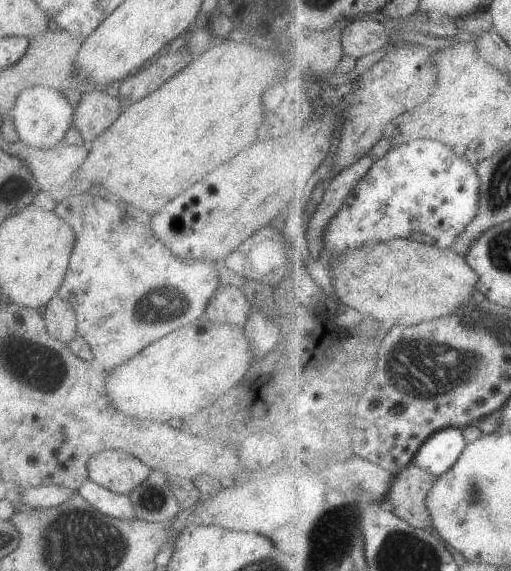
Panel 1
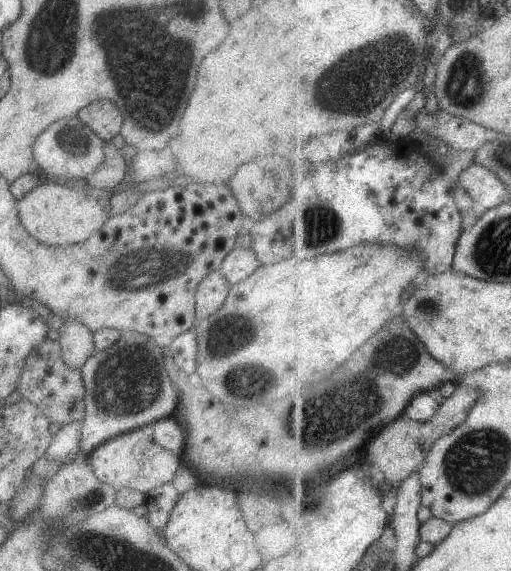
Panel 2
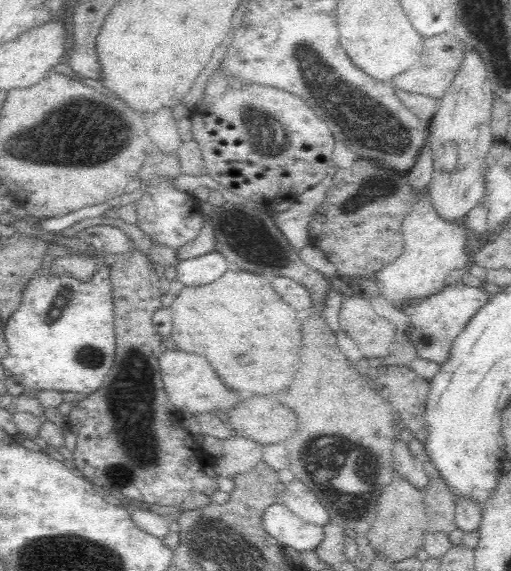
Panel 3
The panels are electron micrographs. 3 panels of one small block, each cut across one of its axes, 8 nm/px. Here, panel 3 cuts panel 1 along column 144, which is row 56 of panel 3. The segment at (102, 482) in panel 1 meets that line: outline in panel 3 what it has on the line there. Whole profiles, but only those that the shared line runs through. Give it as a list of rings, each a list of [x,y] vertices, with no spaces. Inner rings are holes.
[[[468,48],[452,86],[442,96],[440,108],[428,122],[434,172],[425,190],[444,220],[461,221],[484,197],[486,156],[492,147],[491,110],[493,85],[478,52]]]

